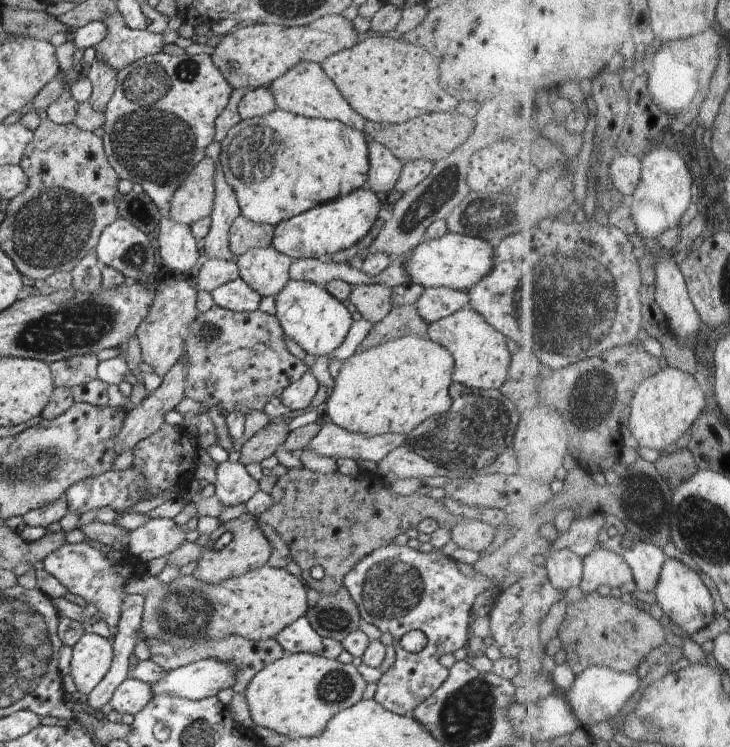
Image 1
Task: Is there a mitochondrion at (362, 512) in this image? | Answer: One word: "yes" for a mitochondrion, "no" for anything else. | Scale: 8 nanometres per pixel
no

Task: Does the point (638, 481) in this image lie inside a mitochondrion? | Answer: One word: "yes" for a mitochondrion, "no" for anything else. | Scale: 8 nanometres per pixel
yes

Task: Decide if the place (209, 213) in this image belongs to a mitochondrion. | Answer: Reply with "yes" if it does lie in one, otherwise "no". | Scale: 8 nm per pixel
no

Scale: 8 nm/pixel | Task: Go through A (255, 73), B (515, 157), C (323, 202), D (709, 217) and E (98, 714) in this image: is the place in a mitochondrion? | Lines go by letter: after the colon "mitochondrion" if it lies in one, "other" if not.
A: other
B: other
C: other
D: other
E: other

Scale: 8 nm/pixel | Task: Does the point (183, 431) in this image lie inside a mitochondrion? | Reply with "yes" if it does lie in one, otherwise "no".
no

